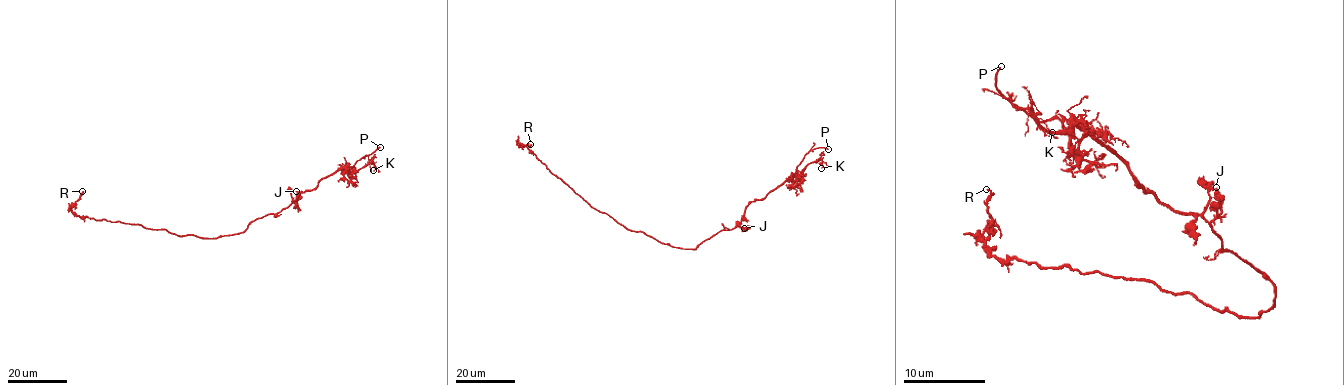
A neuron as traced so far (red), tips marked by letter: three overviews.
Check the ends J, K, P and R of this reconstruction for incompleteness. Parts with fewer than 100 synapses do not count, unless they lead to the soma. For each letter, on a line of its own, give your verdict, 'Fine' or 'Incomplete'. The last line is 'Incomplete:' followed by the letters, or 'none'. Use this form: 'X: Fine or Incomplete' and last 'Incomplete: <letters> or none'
J: Fine
K: Fine
P: Incomplete
R: Fine
Incomplete: P

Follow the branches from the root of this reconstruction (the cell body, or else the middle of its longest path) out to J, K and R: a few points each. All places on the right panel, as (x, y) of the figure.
J: (1269, 308), (1275, 296), (1273, 286), (1232, 251), (1222, 251), (1222, 241), (1212, 228), (1220, 214), (1216, 187)
K: (1269, 308), (1273, 286), (1222, 251), (1199, 216), (1167, 208), (1081, 126), (1048, 132), (1027, 110), (1052, 132)
R: (1269, 308), (1259, 316), (1238, 316), (1144, 280), (999, 261), (986, 245), (986, 189)

